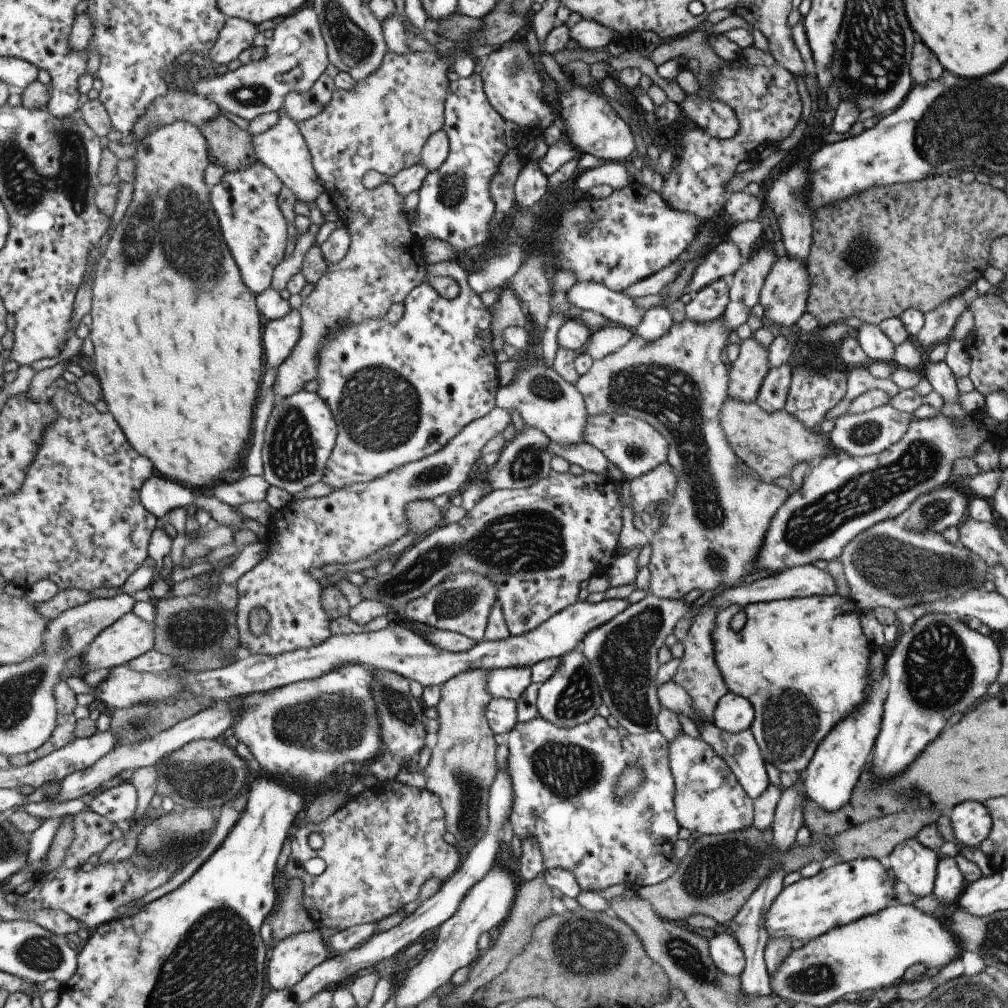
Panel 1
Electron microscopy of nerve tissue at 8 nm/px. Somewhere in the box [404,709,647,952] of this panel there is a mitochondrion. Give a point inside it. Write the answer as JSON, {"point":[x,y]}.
{"point":[566,770]}

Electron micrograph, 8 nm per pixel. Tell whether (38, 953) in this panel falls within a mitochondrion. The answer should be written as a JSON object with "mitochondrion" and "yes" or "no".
{"mitochondrion":"yes"}

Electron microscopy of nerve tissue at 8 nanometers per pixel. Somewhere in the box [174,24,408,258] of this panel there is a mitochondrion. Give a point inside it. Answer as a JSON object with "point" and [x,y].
{"point":[246,95]}

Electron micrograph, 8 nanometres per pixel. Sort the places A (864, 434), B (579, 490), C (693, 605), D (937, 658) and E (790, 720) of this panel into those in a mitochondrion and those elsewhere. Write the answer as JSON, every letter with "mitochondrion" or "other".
{"A":"mitochondrion","B":"other","C":"other","D":"mitochondrion","E":"mitochondrion"}

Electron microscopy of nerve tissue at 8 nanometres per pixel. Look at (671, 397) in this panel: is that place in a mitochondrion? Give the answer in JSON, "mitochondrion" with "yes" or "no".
{"mitochondrion":"yes"}

